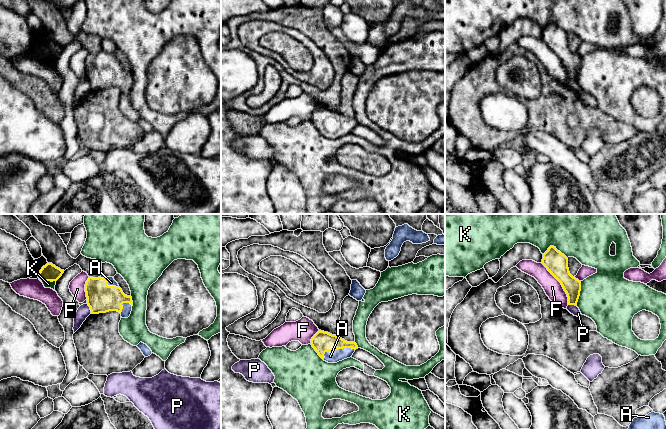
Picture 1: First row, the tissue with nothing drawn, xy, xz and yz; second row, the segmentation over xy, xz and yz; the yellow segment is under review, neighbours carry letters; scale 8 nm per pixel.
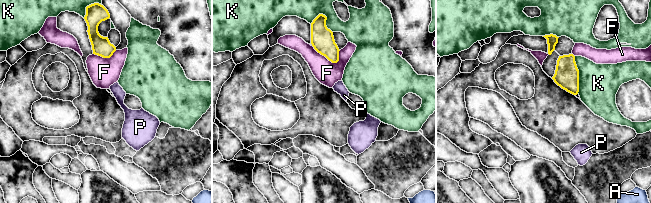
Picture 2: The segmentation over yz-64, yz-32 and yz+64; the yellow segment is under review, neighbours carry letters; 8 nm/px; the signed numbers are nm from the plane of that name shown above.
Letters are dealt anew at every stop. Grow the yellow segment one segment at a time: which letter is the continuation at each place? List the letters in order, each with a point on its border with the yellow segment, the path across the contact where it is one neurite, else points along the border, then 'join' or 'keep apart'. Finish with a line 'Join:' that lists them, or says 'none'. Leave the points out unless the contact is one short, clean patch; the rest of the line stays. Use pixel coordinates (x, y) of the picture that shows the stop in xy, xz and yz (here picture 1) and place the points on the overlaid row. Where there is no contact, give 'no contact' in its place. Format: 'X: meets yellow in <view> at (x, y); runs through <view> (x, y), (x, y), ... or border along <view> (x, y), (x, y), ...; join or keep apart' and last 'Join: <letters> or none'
A: meets yellow in xz at (337, 349); runs through xz (322, 342), (332, 349), (337, 349), (330, 356); join
F: meets yellow in yz at (561, 284); keep apart
K: meets yellow in yz at (555, 247); keep apart
P: meets yellow in xy at (90, 308); border along xy (87, 303), (91, 312); keep apart
Join: A

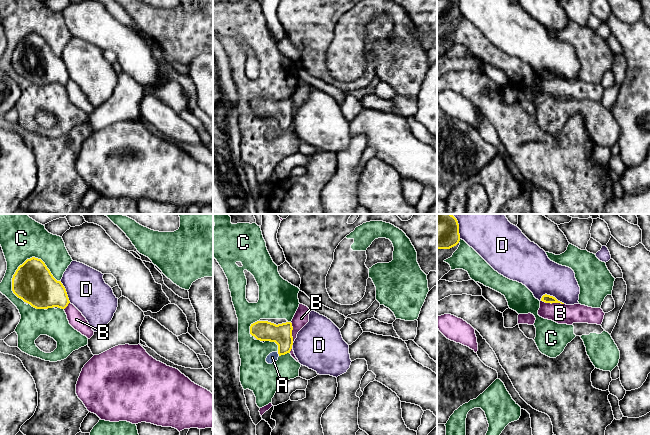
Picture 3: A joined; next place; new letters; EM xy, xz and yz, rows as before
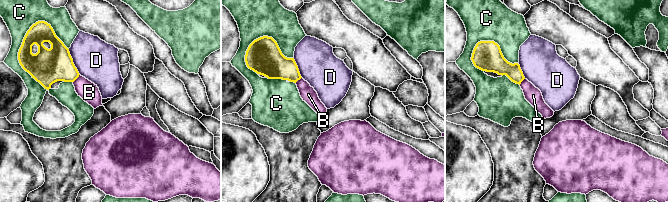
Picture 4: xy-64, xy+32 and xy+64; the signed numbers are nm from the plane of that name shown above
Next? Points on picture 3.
A: meets yellow in xz at (278, 353); runs through xz (281, 334), (278, 353), (272, 357); join
B: meets yellow in yz at (552, 302); keep apart
C: meets yellow in xy at (30, 258); keep apart
D: meets yellow in yz at (552, 296); keep apart
Join: A

